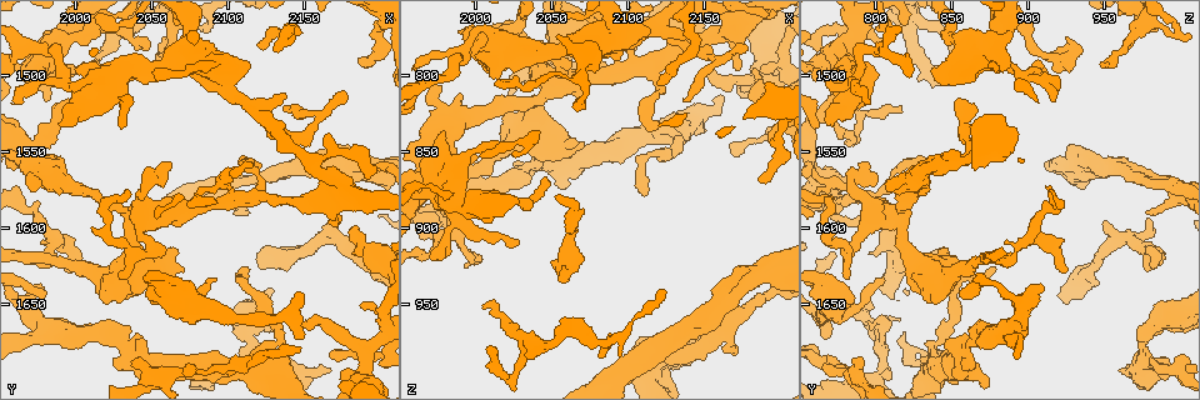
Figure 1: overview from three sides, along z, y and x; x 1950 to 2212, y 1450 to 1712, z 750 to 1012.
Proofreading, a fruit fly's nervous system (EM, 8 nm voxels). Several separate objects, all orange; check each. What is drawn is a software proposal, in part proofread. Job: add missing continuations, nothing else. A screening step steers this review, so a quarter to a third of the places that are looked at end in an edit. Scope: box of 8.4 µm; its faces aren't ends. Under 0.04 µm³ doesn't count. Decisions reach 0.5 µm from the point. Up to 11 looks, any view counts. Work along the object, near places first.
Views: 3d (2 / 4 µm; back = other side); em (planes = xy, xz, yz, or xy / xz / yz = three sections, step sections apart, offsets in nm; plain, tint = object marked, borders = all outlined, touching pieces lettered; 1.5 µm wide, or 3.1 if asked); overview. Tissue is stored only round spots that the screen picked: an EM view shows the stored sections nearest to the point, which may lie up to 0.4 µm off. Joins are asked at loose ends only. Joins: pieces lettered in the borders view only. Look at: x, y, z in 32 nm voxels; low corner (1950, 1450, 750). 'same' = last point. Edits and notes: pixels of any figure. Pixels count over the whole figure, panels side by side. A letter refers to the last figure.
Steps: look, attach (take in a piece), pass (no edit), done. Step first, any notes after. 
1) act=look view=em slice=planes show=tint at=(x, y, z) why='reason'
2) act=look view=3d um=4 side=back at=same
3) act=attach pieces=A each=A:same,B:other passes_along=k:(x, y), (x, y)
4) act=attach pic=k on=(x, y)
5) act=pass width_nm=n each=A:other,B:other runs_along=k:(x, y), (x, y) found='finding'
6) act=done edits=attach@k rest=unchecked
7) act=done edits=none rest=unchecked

act=look view=3d um=4 at=(2006, 1492, 952) why='thin end'

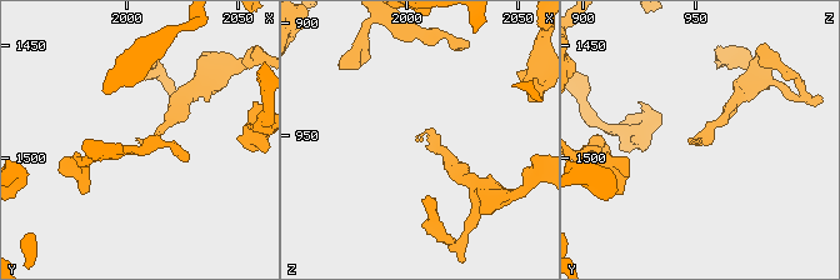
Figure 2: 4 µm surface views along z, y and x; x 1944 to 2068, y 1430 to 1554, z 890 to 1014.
act=look view=em slice=planes show=borders at=(2004, 1492, 951)

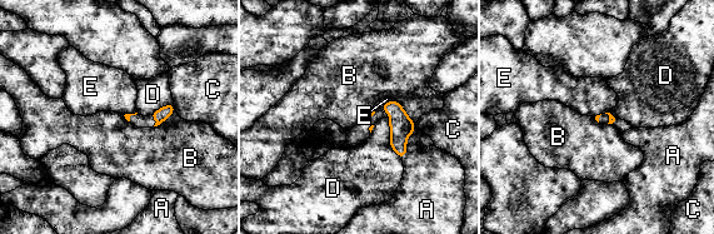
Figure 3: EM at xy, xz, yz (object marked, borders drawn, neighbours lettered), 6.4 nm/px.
act=pass longest_contact=D:280nm each=A:other,B:other,C:other,D:other,E:other border=3:(392, 100), (379, 108) found='none of them fits'

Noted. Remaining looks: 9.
act=look view=3d um=2 at=(2170, 1592, 978) why='free end'

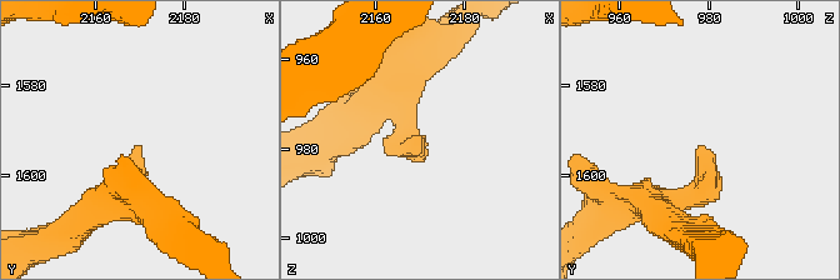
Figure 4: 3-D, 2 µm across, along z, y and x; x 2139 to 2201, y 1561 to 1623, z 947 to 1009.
act=look view=em slice=planes show=borders at=(2170, 1594, 979) why='need the tissue'

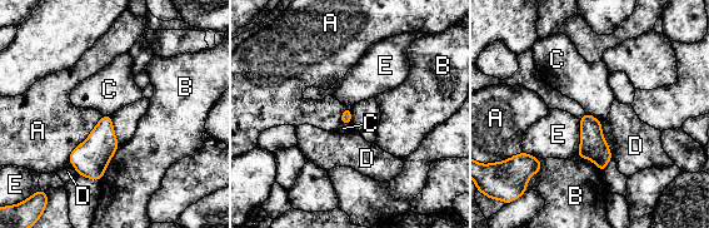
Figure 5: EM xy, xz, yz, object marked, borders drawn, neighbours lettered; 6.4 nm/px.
act=pass each=A:other,B:other,C:other,D:other,E:other border=5:(585, 112), (600, 122) found='none of them fits'

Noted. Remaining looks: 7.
act=look view=em slice=planes show=tint at=(2112, 1626, 878) why='end of a long branch'

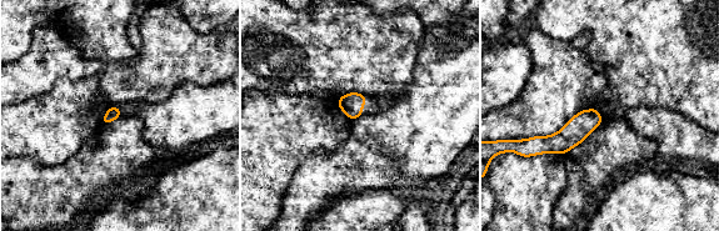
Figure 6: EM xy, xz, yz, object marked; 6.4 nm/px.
act=look view=em slice=planes show=borders at=same

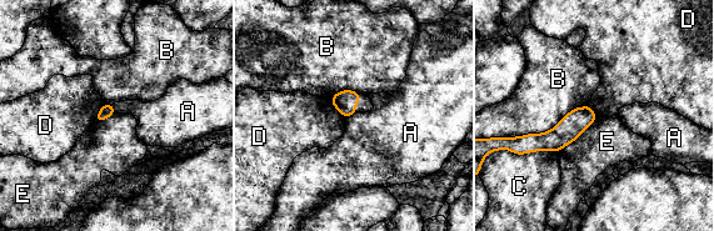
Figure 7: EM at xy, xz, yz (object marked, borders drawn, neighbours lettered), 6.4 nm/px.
act=pass longest_contact=B:550nm each=A:other,B:other,C:other,D:other,E:other border=7:(356, 111), (346, 117) found='no lettered piece goes on from it'

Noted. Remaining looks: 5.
act=look view=3d um=4 side=back at=(2018, 1648, 838) why='thick end'

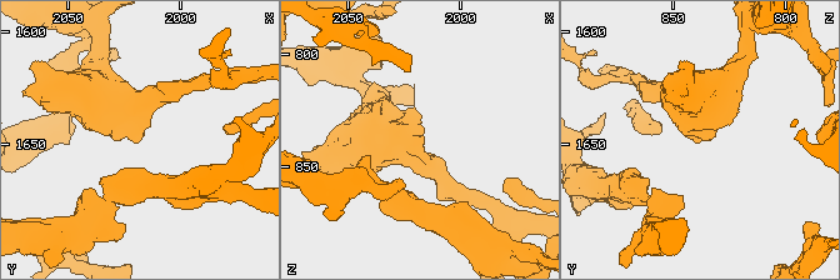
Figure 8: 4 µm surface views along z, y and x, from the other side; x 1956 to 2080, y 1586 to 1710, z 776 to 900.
act=look view=em um=3.1 slice=planes show=borders at=(2017, 1646, 837) why='now the EM'

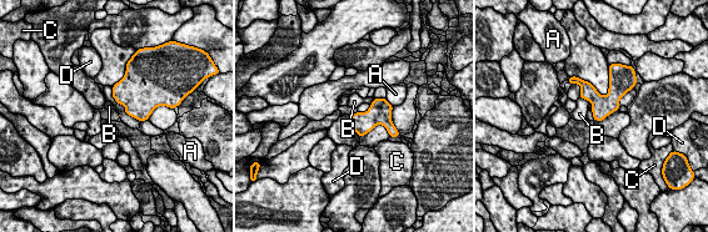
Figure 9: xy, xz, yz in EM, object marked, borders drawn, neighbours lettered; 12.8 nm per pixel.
act=pass each=A:other,B:other,C:other,D:other border=9:(579, 96), (588, 102) found='no lettered piece goes on from it'

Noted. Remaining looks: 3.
act=look view=3d um=2 at=(1976, 1640, 908)

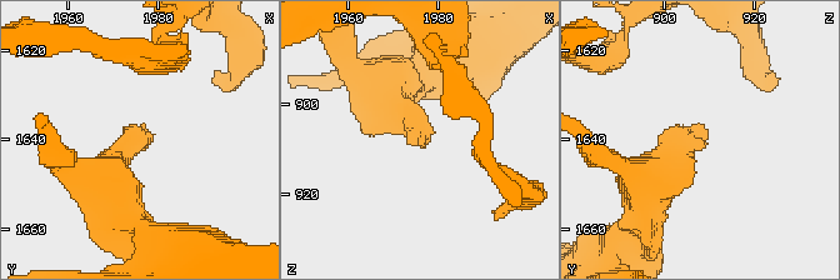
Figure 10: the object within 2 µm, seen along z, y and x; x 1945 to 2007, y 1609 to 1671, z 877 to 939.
act=look view=em slice=xy step=8 show=tint at=(1976, 1638, 910)

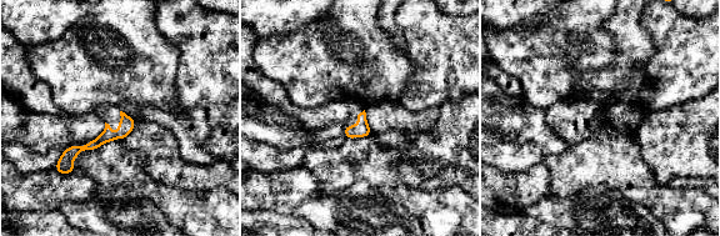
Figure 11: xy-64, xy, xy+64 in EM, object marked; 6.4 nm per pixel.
act=look view=em slice=planes show=borders at=same why='cut it another way'

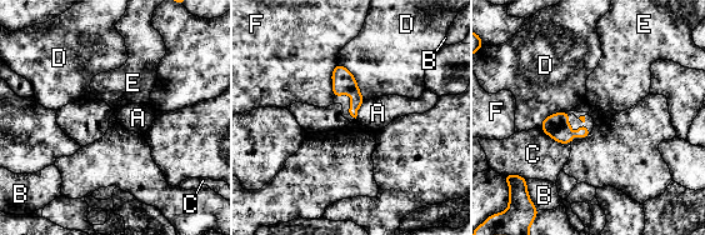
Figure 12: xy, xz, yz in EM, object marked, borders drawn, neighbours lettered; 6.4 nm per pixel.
act=pass each=A:other,B:other,C:other,D:other,E:other,F:other border=12:(365, 100), (359, 106), (355, 118) found='none of them fits'

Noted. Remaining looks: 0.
act=done edits=none rest=unchecked

